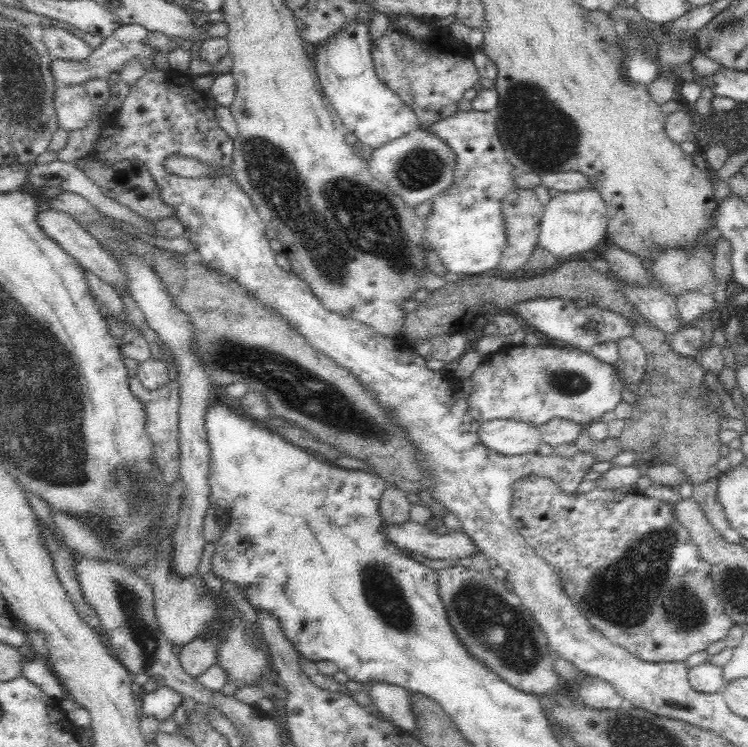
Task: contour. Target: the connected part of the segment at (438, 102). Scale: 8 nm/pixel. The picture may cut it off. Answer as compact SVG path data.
M410 13L397 15L372 45L376 76L412 109L422 127L430 127L457 114L464 93L480 81L472 49L462 41L452 41L448 26L431 26L432 23L429 17Z

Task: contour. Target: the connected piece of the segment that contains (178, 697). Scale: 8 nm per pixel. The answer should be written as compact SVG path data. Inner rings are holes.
M166 685L142 695L140 715L154 717L158 721L173 720L172 714L182 704L182 694Z

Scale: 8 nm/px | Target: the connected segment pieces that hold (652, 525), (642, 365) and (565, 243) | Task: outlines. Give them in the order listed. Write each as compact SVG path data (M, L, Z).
M530 475L519 478L513 482L512 487L511 517L514 519L518 532L525 538L528 546L546 564L549 564L560 576L560 585L564 593L584 613L584 617L596 630L599 630L606 639L624 648L629 654L641 658L646 662L682 662L694 653L706 651L707 648L719 640L723 640L730 633L732 620L726 615L724 605L718 599L714 591L712 581L712 568L709 562L703 560L697 551L696 545L690 538L688 529L678 522L674 515L675 502L664 502L645 495L644 492L636 491L622 493L616 489L593 489L586 493L566 494L553 480L538 475Z
M634 337L619 338L616 341L618 345L618 360L612 364L616 373L625 384L639 384L645 373L649 373L647 363L648 356L643 346Z
M593 187L557 193L544 206L538 246L558 257L558 260L565 260L568 256L587 250L599 249L607 238L608 221L606 203Z

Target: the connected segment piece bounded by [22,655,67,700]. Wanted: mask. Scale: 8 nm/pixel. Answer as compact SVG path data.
M32 655L32 661L25 659L22 664L22 676L36 684L46 696L56 697L60 700L67 695L65 688L47 666L45 658Z

